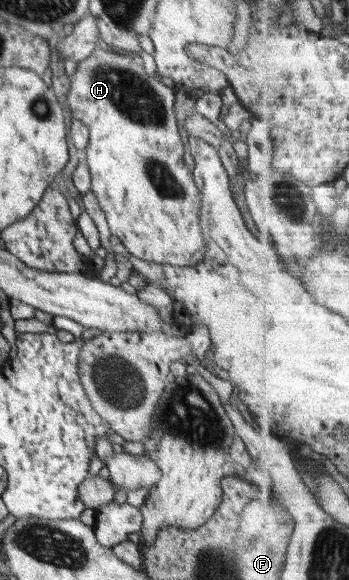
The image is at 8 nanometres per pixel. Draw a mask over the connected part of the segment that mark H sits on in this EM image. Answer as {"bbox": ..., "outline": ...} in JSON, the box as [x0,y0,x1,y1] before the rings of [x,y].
{"bbox":[68,49,207,267],"outline":[[[100,49],[78,62],[78,69],[69,77],[68,108],[88,126],[86,164],[90,170],[91,190],[98,199],[108,226],[120,238],[132,256],[148,263],[192,267],[198,265],[207,251],[207,242],[200,228],[202,196],[192,173],[184,164],[184,144],[174,113],[175,90],[146,73],[140,59]]]}

